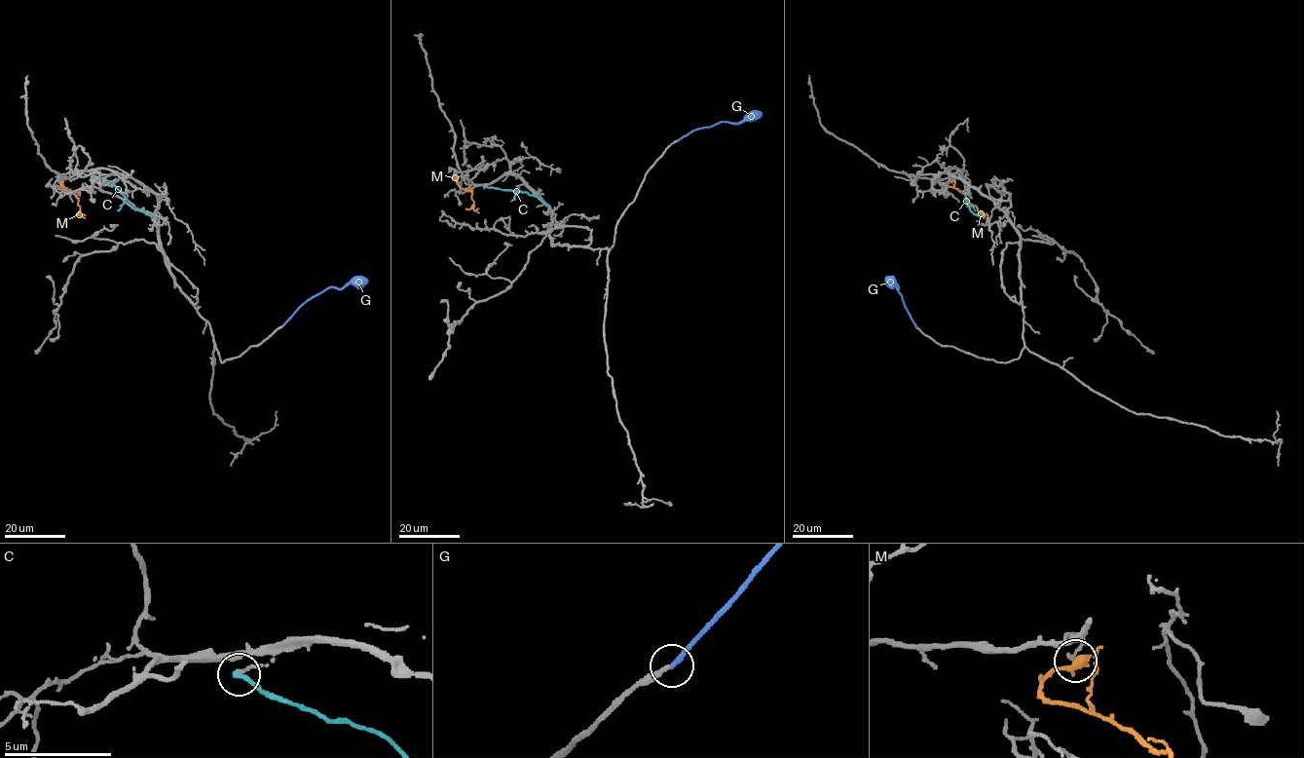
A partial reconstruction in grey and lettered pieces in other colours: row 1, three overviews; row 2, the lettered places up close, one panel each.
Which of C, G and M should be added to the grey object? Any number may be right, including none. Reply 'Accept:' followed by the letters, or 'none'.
Accept: G

